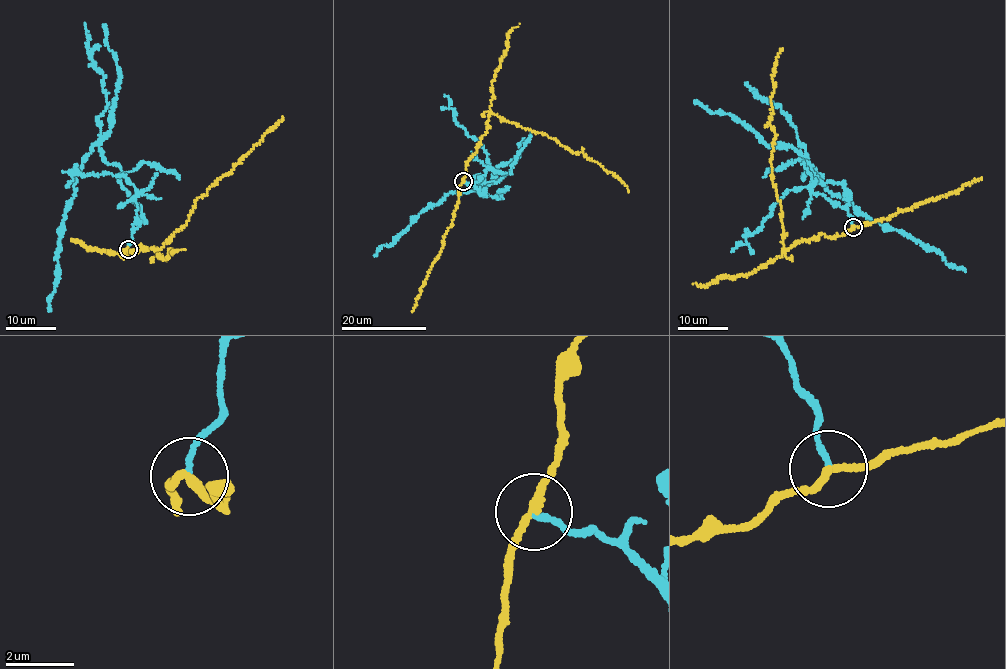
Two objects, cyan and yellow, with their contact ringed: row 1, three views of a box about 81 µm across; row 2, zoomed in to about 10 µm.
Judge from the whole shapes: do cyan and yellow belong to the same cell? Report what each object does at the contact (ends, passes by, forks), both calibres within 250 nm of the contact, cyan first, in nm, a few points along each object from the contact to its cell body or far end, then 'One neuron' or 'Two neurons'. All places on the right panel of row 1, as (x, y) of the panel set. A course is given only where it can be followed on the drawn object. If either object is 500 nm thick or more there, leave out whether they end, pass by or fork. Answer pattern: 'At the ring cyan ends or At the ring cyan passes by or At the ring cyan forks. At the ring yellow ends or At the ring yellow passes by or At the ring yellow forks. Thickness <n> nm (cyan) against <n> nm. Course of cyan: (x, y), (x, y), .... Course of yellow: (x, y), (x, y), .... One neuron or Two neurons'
At the ring cyan ends. At the ring yellow passes by. Thickness 150 nm (cyan) against 200 nm. Course of cyan: (853, 227), (844, 184), (823, 184), (811, 173), (803, 178), (807, 162), (833, 196), (934, 248), (965, 271). Course of yellow: (853, 227), (841, 235), (822, 234), (784, 247), (773, 181), (776, 135), (770, 121), (772, 75), (781, 48). Two neurons

